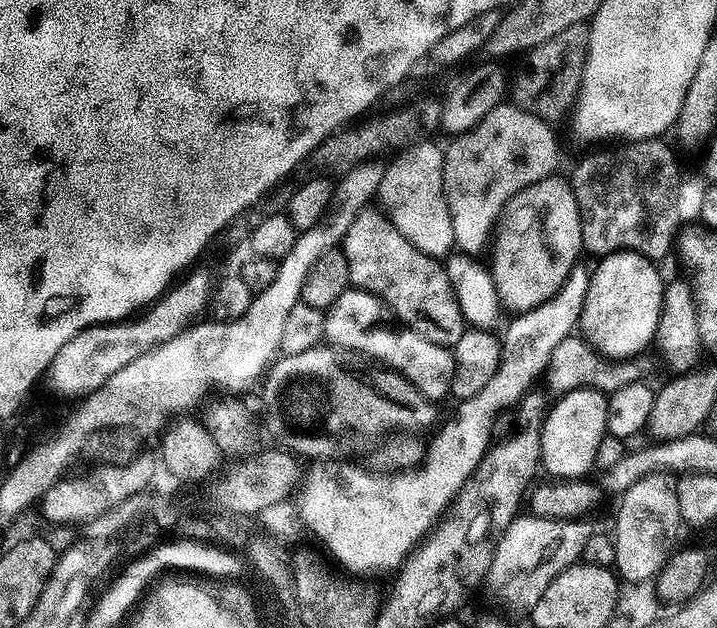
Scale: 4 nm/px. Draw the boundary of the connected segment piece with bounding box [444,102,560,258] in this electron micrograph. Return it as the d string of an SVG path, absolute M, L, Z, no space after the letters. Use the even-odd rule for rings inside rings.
M503 102L468 132L462 132L452 140L452 145L444 148L444 193L454 222L456 248L473 258L479 257L484 247L489 247L494 229L504 215L508 203L526 186L542 182L542 178L553 175L560 164L560 144L556 141L556 132L551 123L538 118L533 112L527 112L515 102Z

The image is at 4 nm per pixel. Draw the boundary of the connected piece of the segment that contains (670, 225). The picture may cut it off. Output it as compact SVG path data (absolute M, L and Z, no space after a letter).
M663 139L629 141L606 150L596 150L580 159L570 172L572 189L578 199L582 218L582 240L585 251L603 258L612 252L636 251L653 262L667 256L676 244L682 223L678 206L680 170L671 148Z

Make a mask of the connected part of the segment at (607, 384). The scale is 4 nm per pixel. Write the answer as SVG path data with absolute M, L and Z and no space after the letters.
M573 334L558 342L554 354L550 354L546 379L556 394L573 392L579 388L593 388L605 394L622 390L622 386L639 384L649 379L652 372L652 360L648 354L629 356L627 360L610 360L600 355L583 335Z

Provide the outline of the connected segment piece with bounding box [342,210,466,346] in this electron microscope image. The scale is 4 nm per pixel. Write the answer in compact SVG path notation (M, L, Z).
M372 211L360 212L350 230L346 230L342 251L350 270L351 287L379 296L403 327L412 328L422 334L422 338L455 346L466 331L466 325L454 286L450 286L447 267L437 257L422 254L422 250L402 238L383 211Z

